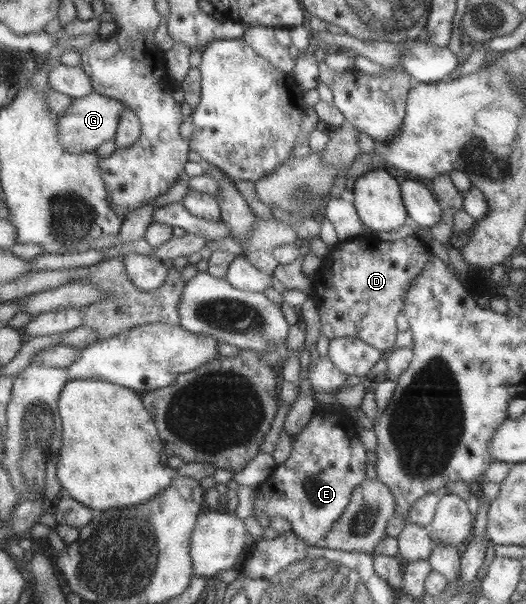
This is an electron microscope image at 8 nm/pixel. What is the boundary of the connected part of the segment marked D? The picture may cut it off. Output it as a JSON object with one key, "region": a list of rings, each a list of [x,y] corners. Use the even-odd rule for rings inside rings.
{"region":[[[414,234],[394,241],[377,240],[374,249],[368,245],[366,238],[336,242],[324,257],[324,264],[315,270],[311,281],[312,299],[317,308],[320,333],[328,339],[352,337],[361,340],[385,355],[393,350],[397,332],[394,318],[402,310],[403,295],[406,294],[410,283],[431,259],[430,251],[430,247]]]}

